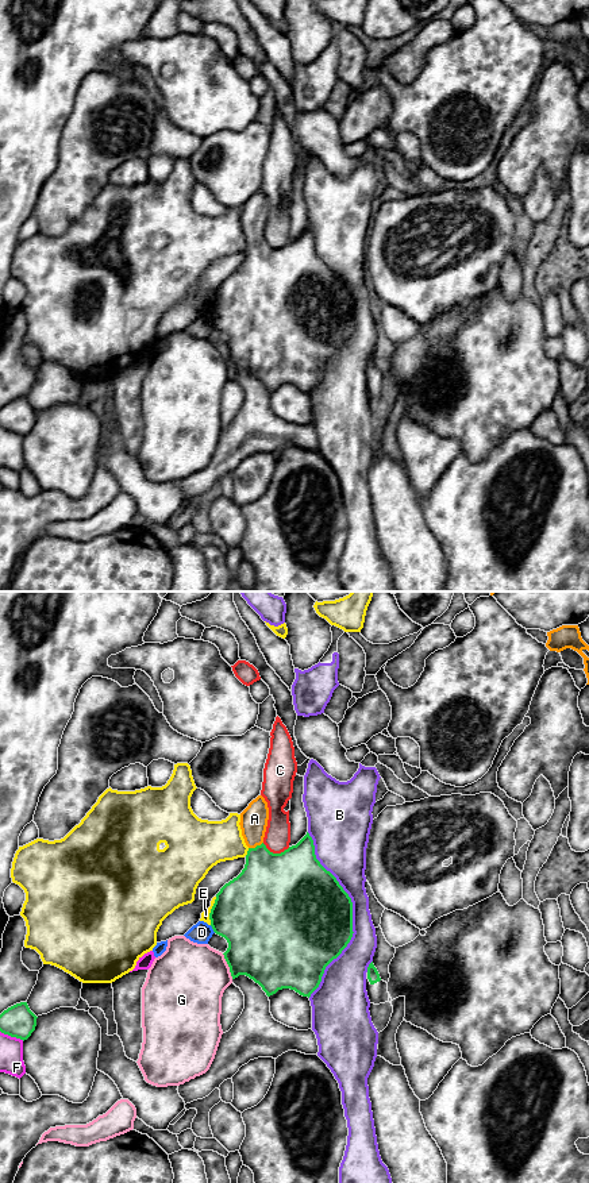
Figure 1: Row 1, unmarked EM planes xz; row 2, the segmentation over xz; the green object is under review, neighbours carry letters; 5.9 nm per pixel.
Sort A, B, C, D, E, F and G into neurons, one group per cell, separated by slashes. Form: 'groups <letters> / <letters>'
groups A / B / C / D / E / F / G

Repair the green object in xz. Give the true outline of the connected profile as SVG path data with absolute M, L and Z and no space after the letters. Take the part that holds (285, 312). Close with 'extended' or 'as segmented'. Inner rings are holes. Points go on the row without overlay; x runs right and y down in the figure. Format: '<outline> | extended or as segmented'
M262 190L253 194L240 208L239 220L249 242L246 259L242 267L216 289L209 308L211 321L228 338L223 350L232 374L246 370L258 378L267 392L290 384L309 393L319 382L326 362L342 348L353 332L353 297L336 273L316 254L313 235L308 227L284 247L270 247L263 239L267 215L269 203Z | extended

